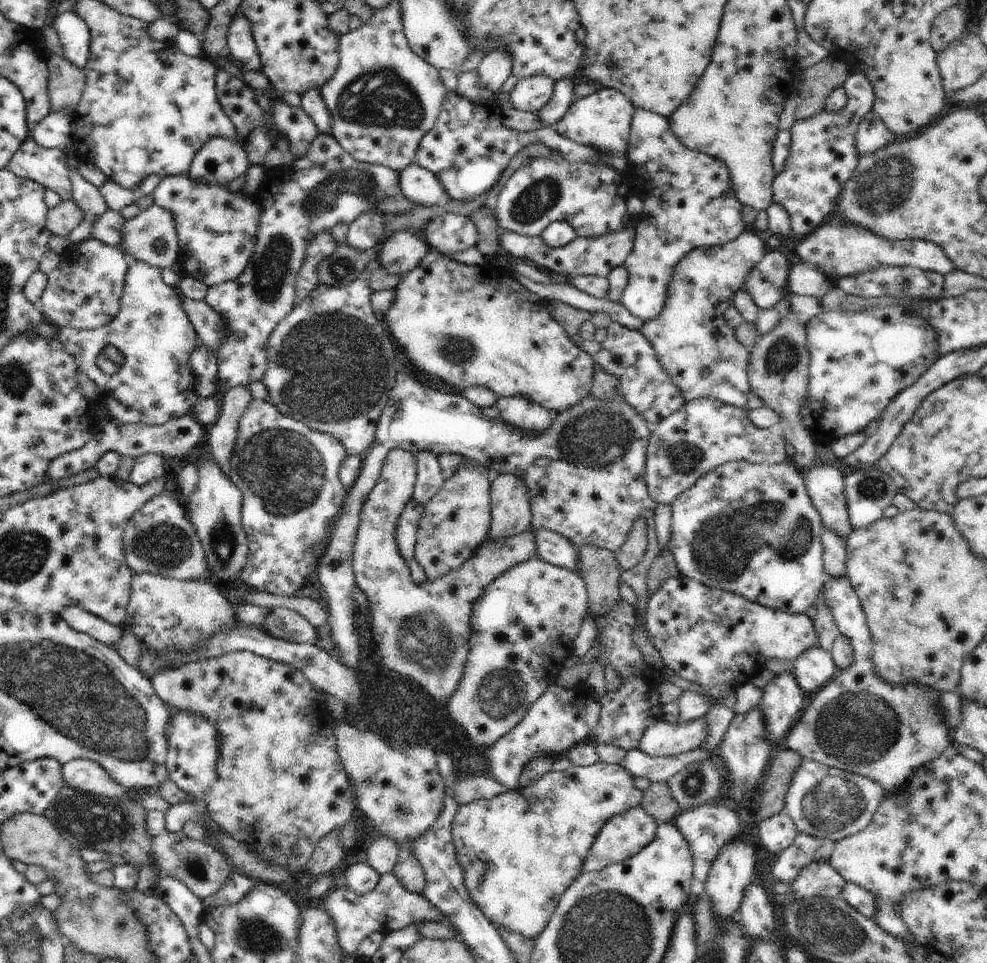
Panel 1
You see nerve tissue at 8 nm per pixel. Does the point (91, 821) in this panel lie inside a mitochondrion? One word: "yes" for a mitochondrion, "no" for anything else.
yes

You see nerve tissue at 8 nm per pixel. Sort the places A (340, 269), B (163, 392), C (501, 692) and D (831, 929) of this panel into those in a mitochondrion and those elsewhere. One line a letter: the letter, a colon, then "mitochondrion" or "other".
A: mitochondrion
B: other
C: mitochondrion
D: mitochondrion

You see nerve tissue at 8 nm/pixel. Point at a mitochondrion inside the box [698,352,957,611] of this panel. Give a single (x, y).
(871, 488)

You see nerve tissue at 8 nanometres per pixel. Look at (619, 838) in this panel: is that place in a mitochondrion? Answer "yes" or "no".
no

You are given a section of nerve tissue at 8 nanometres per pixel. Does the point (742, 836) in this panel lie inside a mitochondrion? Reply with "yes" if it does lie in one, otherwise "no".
no

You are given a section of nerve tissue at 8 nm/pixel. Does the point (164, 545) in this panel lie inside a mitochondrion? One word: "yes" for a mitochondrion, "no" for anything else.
yes

